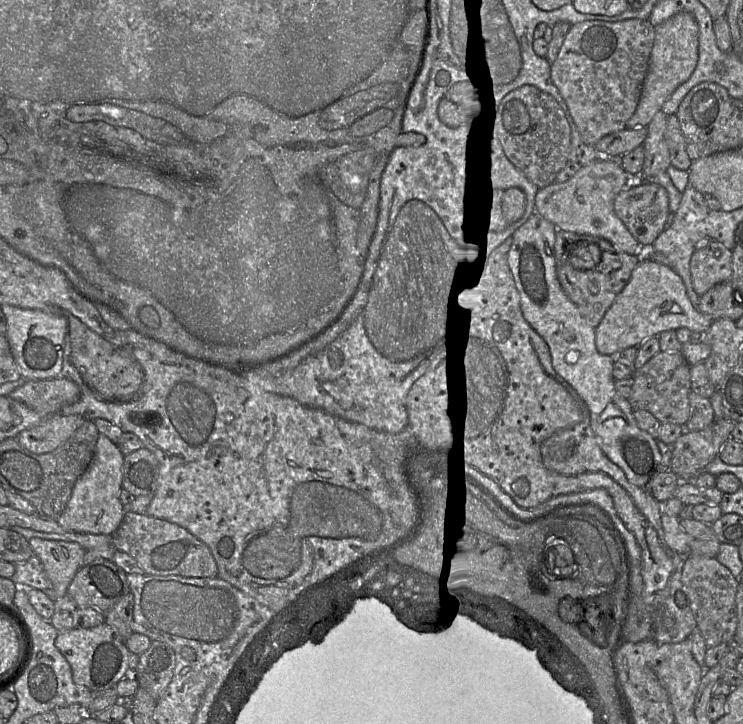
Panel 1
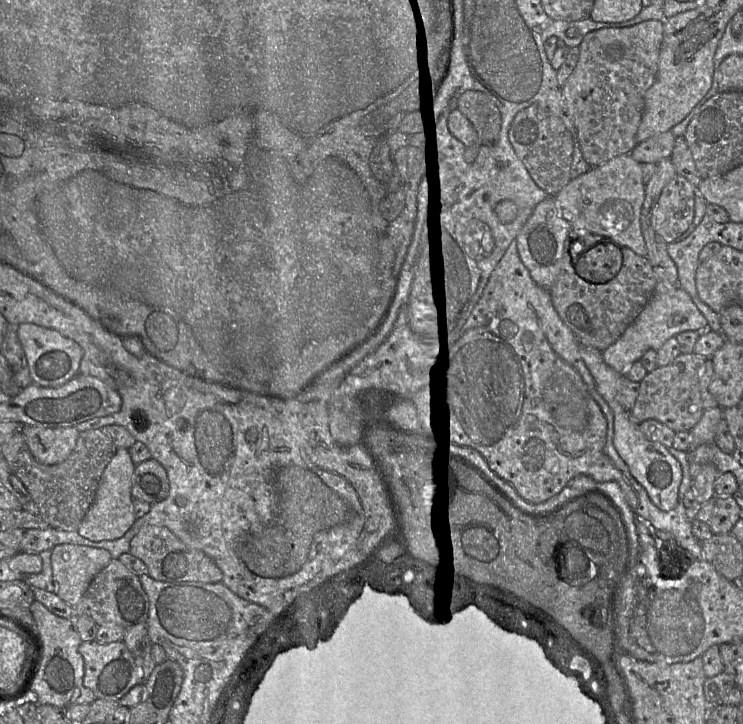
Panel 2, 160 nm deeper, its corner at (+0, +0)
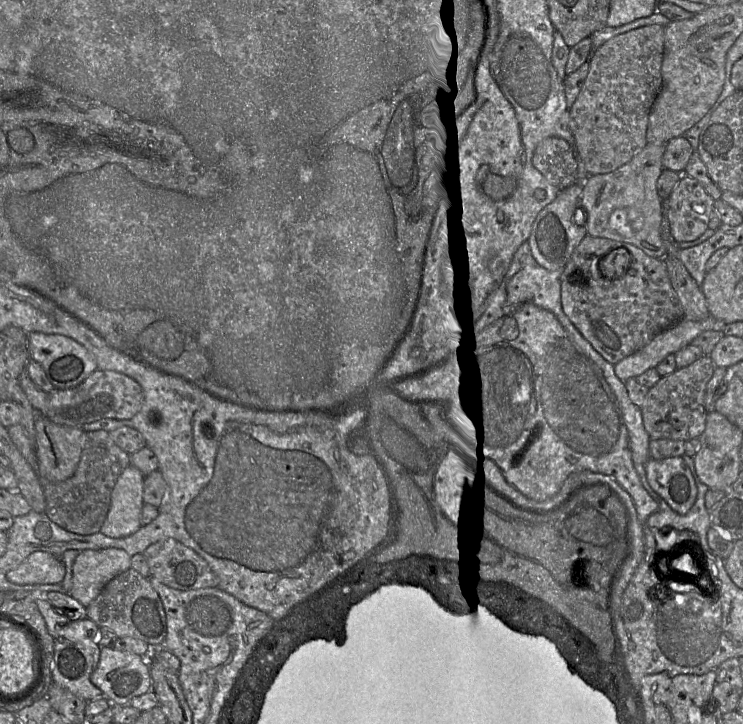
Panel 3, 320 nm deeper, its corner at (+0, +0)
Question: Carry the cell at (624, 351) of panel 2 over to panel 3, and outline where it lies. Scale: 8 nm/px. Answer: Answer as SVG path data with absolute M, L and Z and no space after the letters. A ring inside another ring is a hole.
M712 316L700 321L685 317L658 333L646 346L614 364L616 376L626 381L656 366L668 355L691 344L694 338L706 330L720 330Z

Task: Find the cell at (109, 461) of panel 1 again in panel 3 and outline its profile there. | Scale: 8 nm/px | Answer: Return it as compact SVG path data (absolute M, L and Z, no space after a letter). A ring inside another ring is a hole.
M130 464L121 473L111 493L111 504L100 533L122 538L135 533L141 527L144 506L144 475Z

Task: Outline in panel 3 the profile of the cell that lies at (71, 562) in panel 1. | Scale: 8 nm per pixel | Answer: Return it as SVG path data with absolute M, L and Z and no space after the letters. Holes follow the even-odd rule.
M81 550L72 565L69 595L87 607L108 582L130 568L131 556L125 550Z

